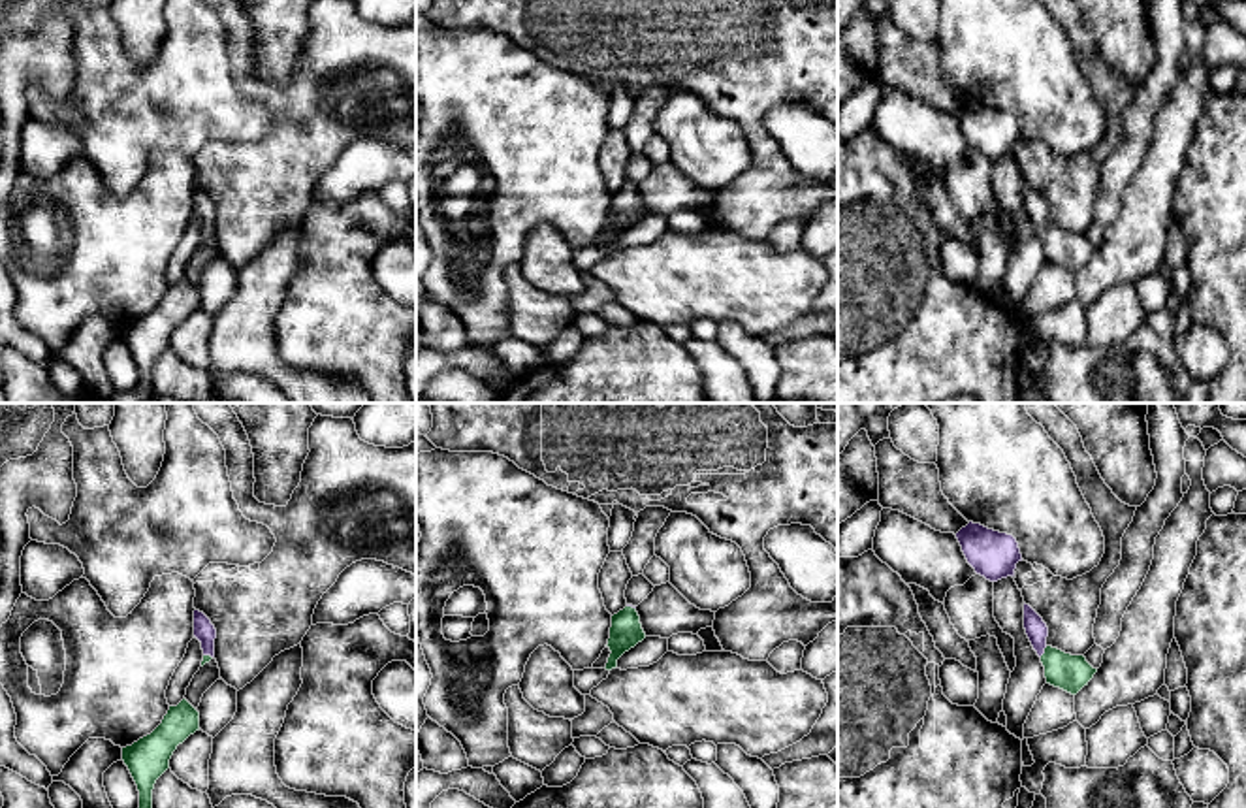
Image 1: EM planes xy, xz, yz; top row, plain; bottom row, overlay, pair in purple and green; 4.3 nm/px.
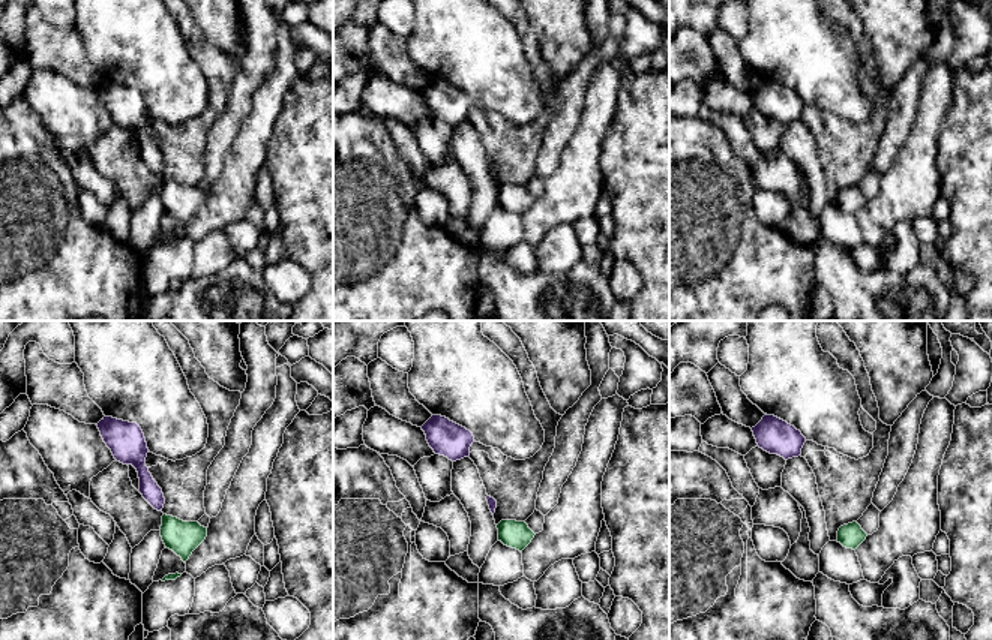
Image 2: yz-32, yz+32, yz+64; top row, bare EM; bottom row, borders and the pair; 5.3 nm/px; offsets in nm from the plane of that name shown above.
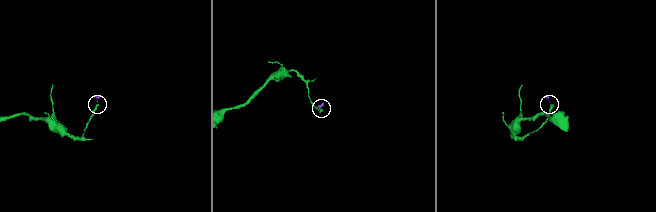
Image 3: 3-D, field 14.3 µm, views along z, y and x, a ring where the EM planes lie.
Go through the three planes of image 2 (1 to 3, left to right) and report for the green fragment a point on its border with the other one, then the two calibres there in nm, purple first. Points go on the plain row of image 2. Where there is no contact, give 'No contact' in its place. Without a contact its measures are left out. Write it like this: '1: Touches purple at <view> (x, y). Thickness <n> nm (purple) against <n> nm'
1: No contact
2: No contact
3: No contact

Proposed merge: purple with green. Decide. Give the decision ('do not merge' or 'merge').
merge

